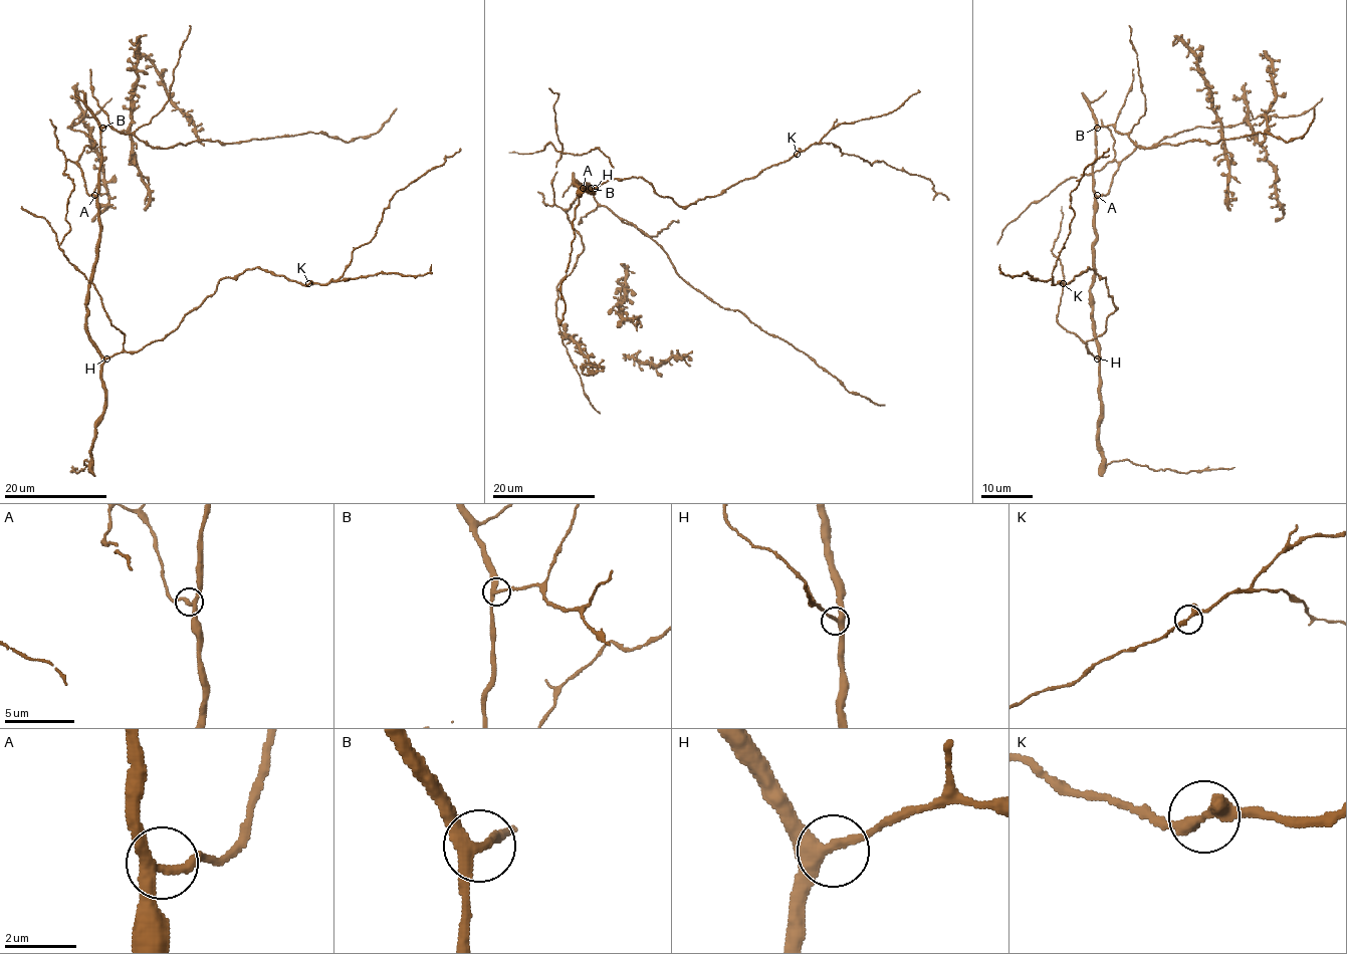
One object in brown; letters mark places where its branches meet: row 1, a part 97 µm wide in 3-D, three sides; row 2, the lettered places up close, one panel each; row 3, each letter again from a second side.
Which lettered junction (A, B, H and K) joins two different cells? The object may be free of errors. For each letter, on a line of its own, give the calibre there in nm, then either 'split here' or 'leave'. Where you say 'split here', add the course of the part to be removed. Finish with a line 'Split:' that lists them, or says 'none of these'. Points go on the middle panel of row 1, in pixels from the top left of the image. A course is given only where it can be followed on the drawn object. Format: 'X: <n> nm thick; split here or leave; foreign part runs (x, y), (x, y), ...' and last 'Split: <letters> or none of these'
A: 280 nm thick; leave
B: 300 nm thick; leave
H: 300 nm thick; leave
K: 280 nm thick; leave
Split: none of these

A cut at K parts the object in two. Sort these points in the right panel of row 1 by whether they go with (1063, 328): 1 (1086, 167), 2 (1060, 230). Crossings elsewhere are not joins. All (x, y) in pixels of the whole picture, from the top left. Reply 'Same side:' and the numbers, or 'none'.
Same side: 2

